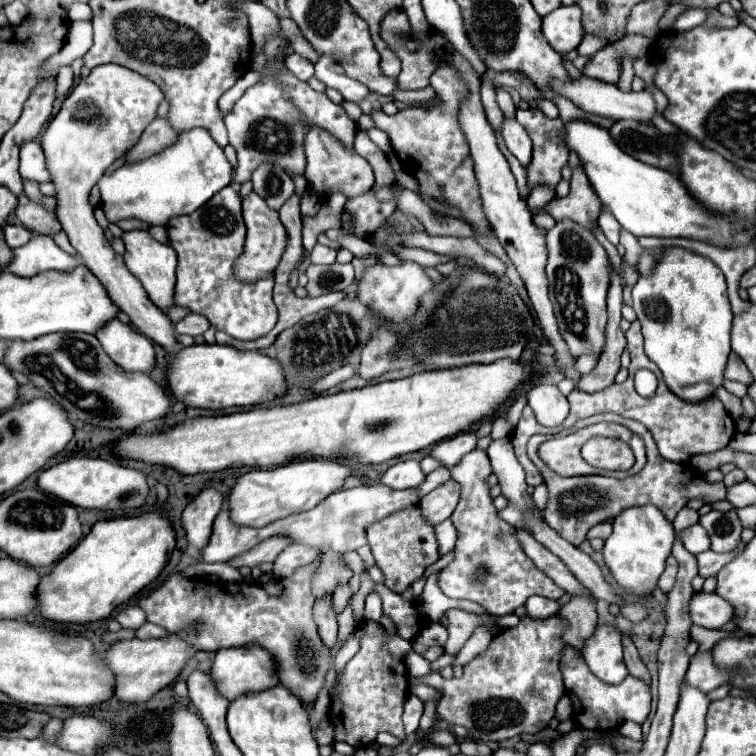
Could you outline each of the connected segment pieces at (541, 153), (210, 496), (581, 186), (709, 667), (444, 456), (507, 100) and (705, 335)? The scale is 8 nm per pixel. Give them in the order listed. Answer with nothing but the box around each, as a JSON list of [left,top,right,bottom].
[[517,110,567,190],[181,488,223,550],[541,166,601,230],[685,652,733,692],[431,432,477,470],[495,84,515,116],[633,248,733,402]]

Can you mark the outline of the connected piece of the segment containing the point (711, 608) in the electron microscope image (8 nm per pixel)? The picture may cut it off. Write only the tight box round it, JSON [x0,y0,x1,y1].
[691,592,733,628]

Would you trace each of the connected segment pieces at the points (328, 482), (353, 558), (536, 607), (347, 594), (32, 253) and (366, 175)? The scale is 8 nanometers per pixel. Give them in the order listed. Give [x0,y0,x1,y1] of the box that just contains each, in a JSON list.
[[225,460,351,528],[341,552,365,576],[525,596,561,618],[333,584,351,616],[7,234,79,276],[305,124,375,200]]

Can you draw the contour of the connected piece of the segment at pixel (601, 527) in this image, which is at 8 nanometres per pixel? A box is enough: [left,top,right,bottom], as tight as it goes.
[587,520,611,540]

